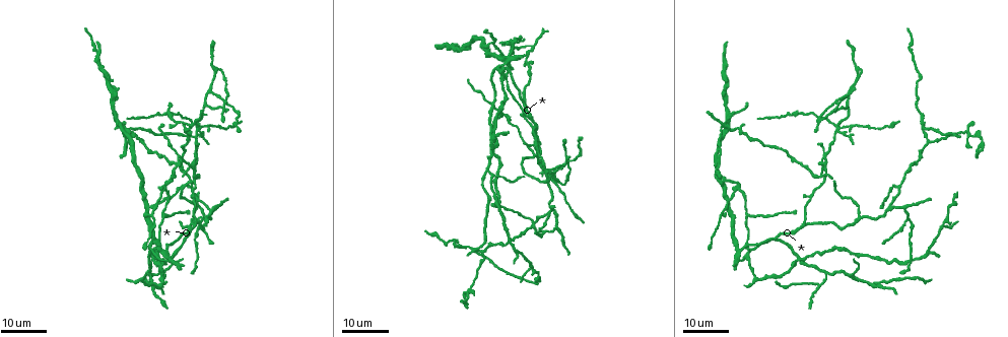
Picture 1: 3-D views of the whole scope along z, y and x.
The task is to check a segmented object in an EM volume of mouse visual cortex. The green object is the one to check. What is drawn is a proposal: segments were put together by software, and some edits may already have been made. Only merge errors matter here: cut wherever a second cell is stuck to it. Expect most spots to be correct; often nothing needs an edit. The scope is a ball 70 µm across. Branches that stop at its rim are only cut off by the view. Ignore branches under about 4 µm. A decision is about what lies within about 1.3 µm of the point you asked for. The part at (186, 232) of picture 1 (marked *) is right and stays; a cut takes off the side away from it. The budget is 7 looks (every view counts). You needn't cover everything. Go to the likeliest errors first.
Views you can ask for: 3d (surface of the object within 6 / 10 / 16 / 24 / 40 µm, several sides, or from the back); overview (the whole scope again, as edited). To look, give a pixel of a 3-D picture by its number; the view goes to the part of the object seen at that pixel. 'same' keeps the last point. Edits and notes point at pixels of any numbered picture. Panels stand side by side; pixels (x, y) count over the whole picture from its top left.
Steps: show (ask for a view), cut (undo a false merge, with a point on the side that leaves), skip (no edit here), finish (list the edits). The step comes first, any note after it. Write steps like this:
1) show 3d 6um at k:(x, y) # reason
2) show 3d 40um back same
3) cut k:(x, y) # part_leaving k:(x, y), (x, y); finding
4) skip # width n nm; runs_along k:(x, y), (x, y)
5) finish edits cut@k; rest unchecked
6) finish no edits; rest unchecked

show 3d 16um at 1:(198, 128) # looks like a crossing

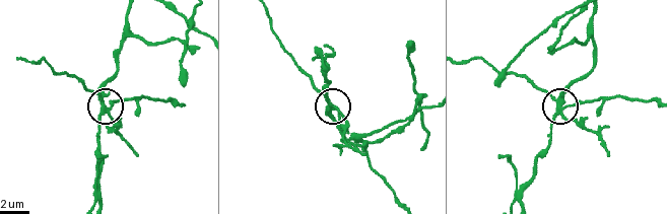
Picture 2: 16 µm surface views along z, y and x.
show 3d 10um at 2:(334, 109) # closer look

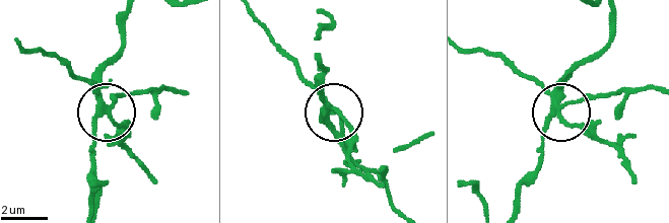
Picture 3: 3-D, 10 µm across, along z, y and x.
cut 3:(113, 96) # side_arm 5 um; part_leaving 3:(104, 101), (65, 63), (20, 42); two cells meet here

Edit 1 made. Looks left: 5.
show overview

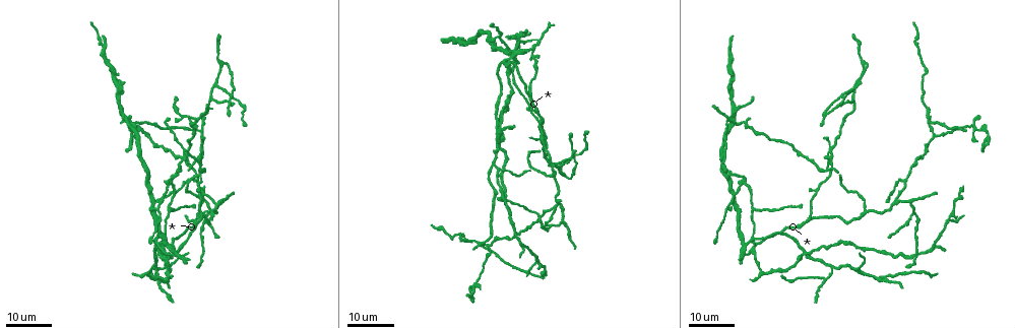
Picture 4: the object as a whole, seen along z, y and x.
show 3d 16um at 4:(934, 136) # branch point

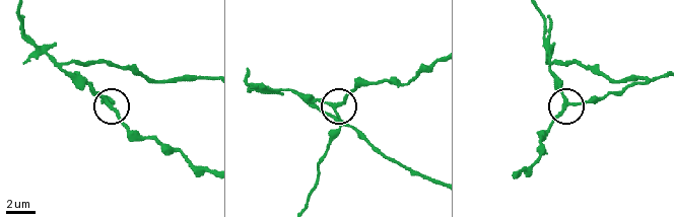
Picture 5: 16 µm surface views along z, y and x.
show 3d 10um at 5:(108, 103)

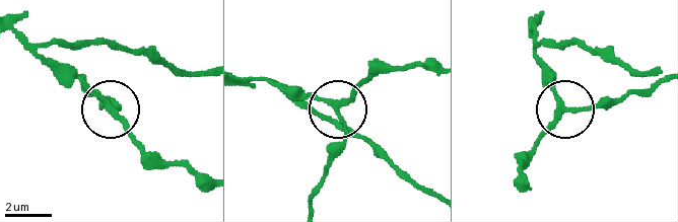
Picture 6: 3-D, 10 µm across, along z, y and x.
skip # all the same cell

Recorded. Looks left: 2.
show 3d 24um at 4:(893, 202) # three arms meet

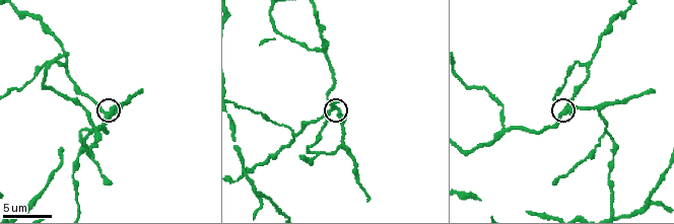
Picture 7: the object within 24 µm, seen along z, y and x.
show 3d 6um at 7:(106, 113) # zoom in

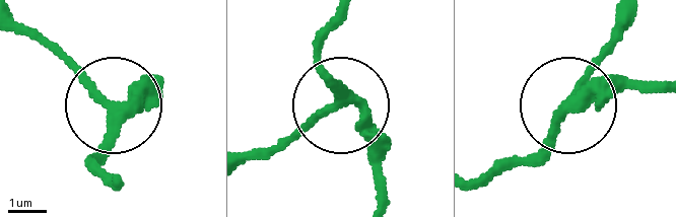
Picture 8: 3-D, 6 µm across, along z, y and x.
skip # side_arm 23 um; continuous, no second cell

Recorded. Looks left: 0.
finish edits cut@3; rest unchecked

